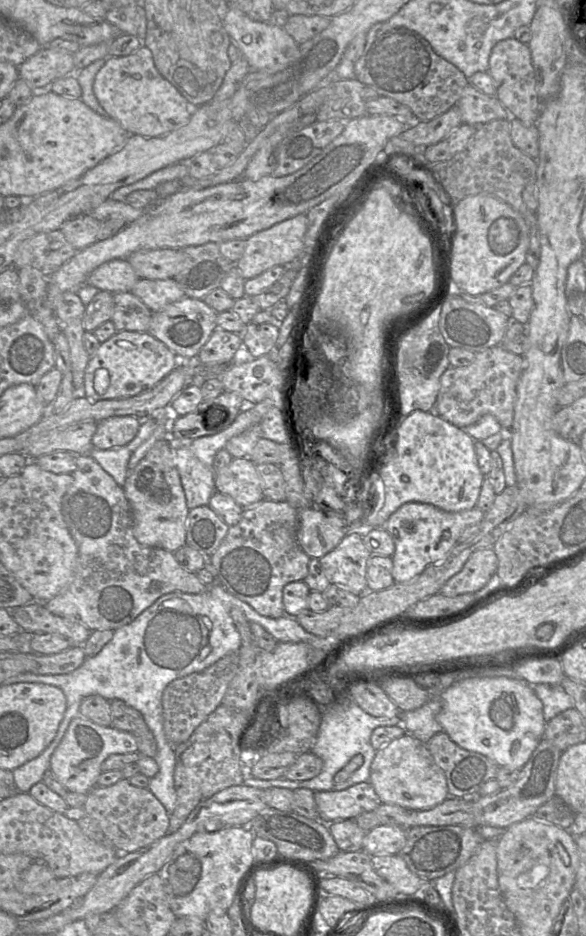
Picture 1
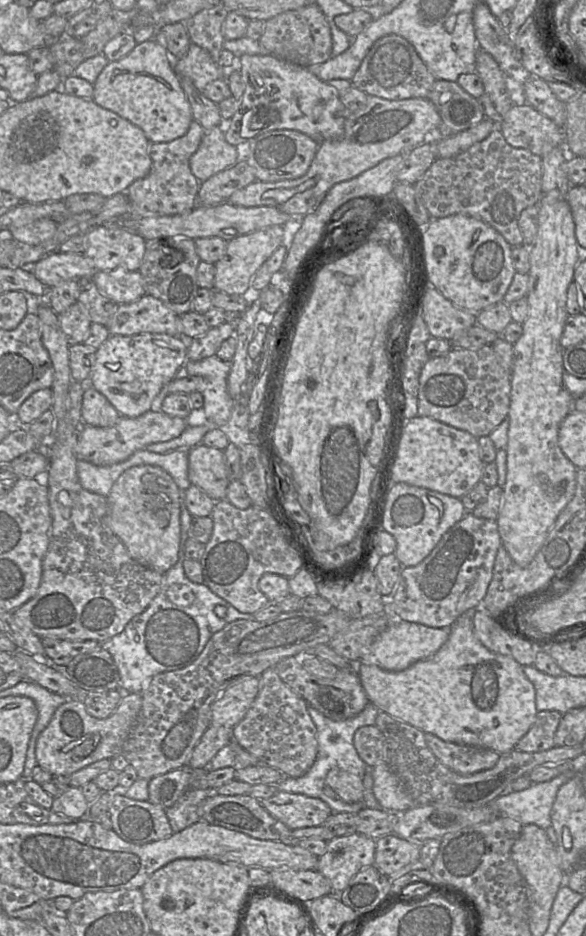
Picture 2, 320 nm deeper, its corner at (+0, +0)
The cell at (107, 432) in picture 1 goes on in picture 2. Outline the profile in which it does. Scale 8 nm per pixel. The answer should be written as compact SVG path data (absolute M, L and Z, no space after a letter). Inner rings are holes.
M88 385L82 398L82 425L106 428L115 425L122 417L107 398Z

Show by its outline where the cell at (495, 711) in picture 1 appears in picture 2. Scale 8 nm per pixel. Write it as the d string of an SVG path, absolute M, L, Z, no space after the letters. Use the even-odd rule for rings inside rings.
M473 610L460 615L450 626L449 637L442 647L405 670L391 672L359 662L357 675L369 702L380 712L445 742L489 749L501 755L514 749L533 725L537 714L535 689L518 662L509 656L489 651L475 637L472 615Z

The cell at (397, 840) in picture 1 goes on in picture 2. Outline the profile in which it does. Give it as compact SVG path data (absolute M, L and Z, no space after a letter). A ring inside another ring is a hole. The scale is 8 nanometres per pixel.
M358 833L334 837L327 841L326 852L319 857L316 870L330 881L332 893L329 895L339 895L356 873L367 866L373 865L375 841Z

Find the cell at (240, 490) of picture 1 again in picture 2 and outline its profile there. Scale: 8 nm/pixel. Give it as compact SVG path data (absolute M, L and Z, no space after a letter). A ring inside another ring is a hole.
M202 443L189 450L188 478L214 501L226 499L230 483L224 452Z

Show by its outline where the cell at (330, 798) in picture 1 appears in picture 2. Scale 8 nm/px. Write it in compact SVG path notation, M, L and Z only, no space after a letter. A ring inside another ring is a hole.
M278 790L272 797L260 801L272 816L291 830L320 826L332 814L321 799L299 793Z

